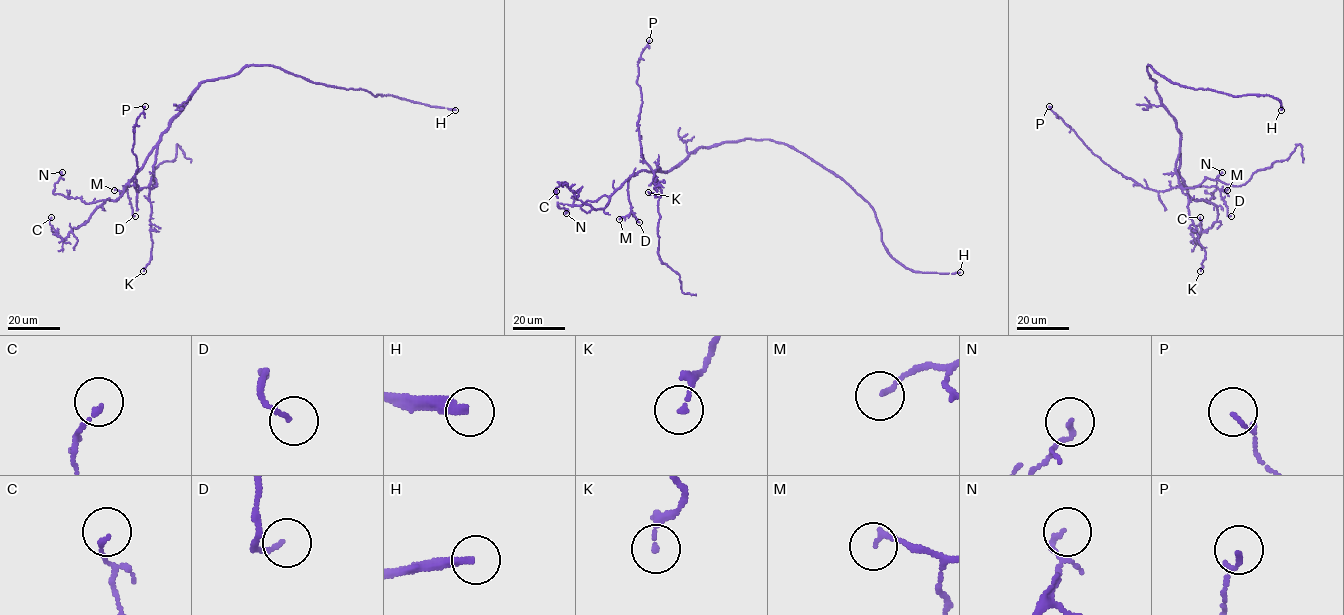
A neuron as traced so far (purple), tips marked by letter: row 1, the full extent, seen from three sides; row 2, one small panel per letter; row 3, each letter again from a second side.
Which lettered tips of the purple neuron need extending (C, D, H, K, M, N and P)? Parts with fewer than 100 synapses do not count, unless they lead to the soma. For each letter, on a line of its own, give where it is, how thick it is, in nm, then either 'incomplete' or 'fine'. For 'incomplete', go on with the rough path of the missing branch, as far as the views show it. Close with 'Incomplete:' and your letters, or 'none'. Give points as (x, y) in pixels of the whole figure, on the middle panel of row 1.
C: place (556, 191); calibre 140 nm; fine
D: place (639, 222); calibre 120 nm; fine
H: place (960, 272); calibre 280 nm; incomplete
K: place (648, 192); calibre 170 nm; fine
M: place (619, 219); calibre 140 nm; fine
N: place (566, 213); calibre 130 nm; fine
P: place (649, 40); calibre 140 nm; fine
Incomplete: H

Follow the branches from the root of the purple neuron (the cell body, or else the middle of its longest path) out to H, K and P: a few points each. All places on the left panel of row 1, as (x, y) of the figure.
H: (212, 80), (234, 76), (250, 65), (270, 65), (313, 82), (363, 89), (374, 96), (392, 95), (455, 110)
K: (212, 80), (200, 84), (162, 135), (157, 147), (149, 194), (151, 259), (143, 271)
P: (212, 80), (200, 84), (162, 135), (150, 184), (137, 191), (133, 128), (145, 106)

